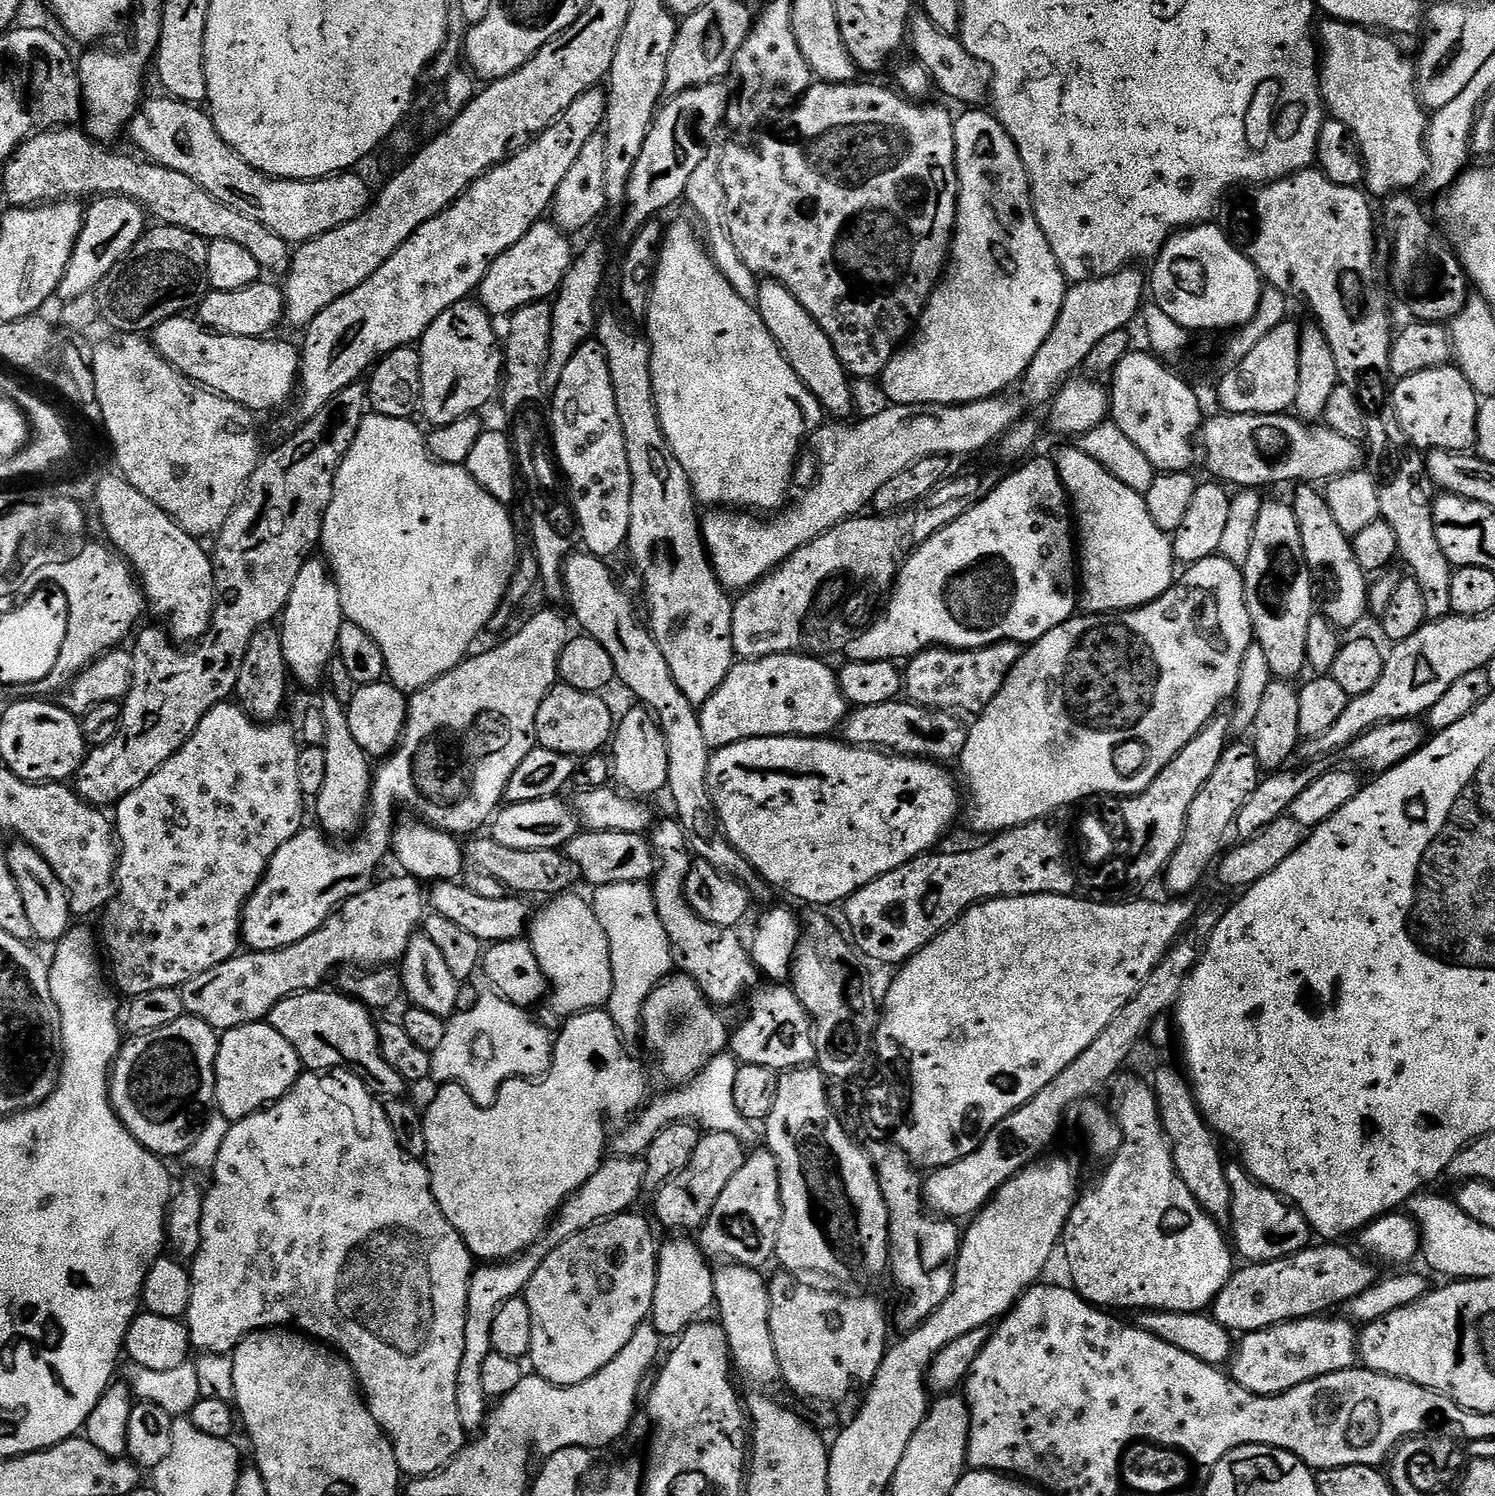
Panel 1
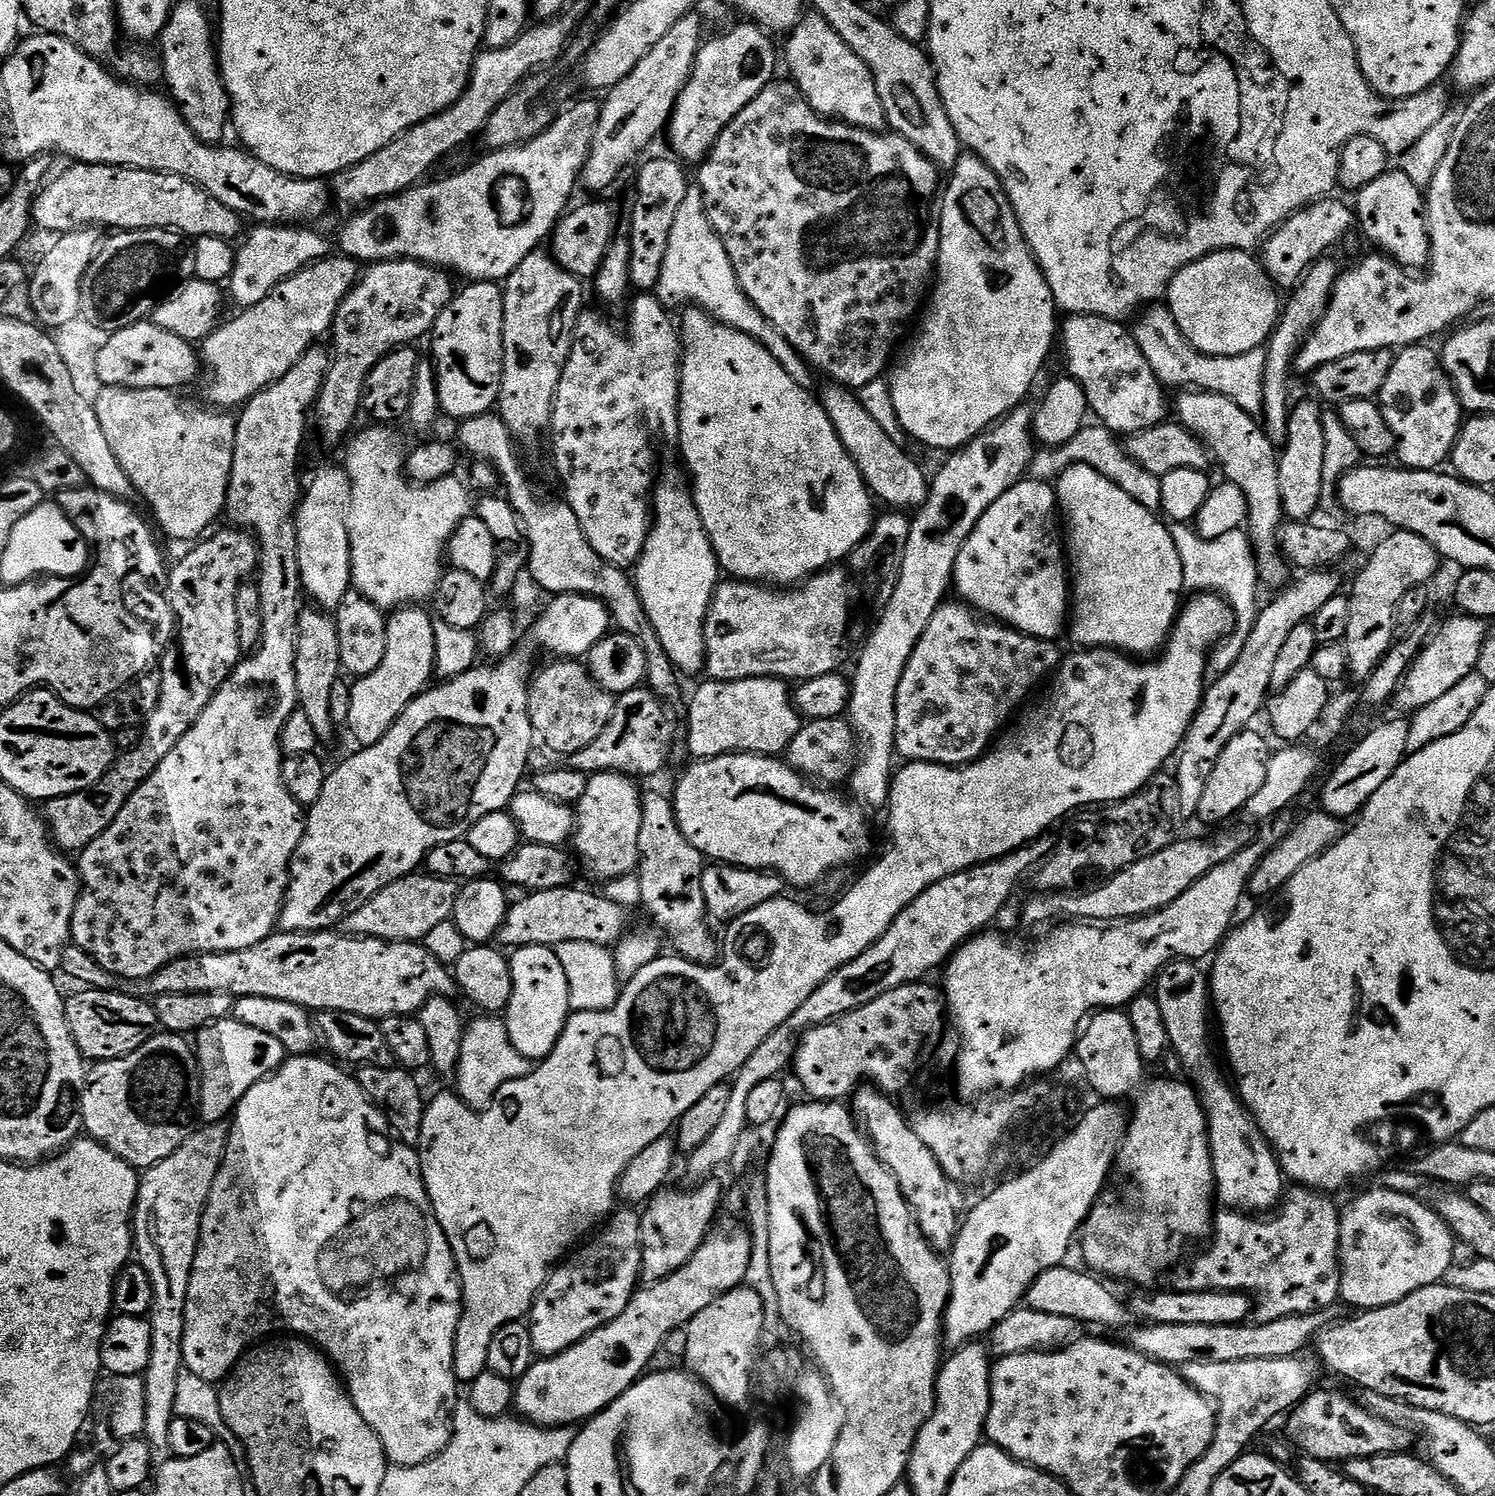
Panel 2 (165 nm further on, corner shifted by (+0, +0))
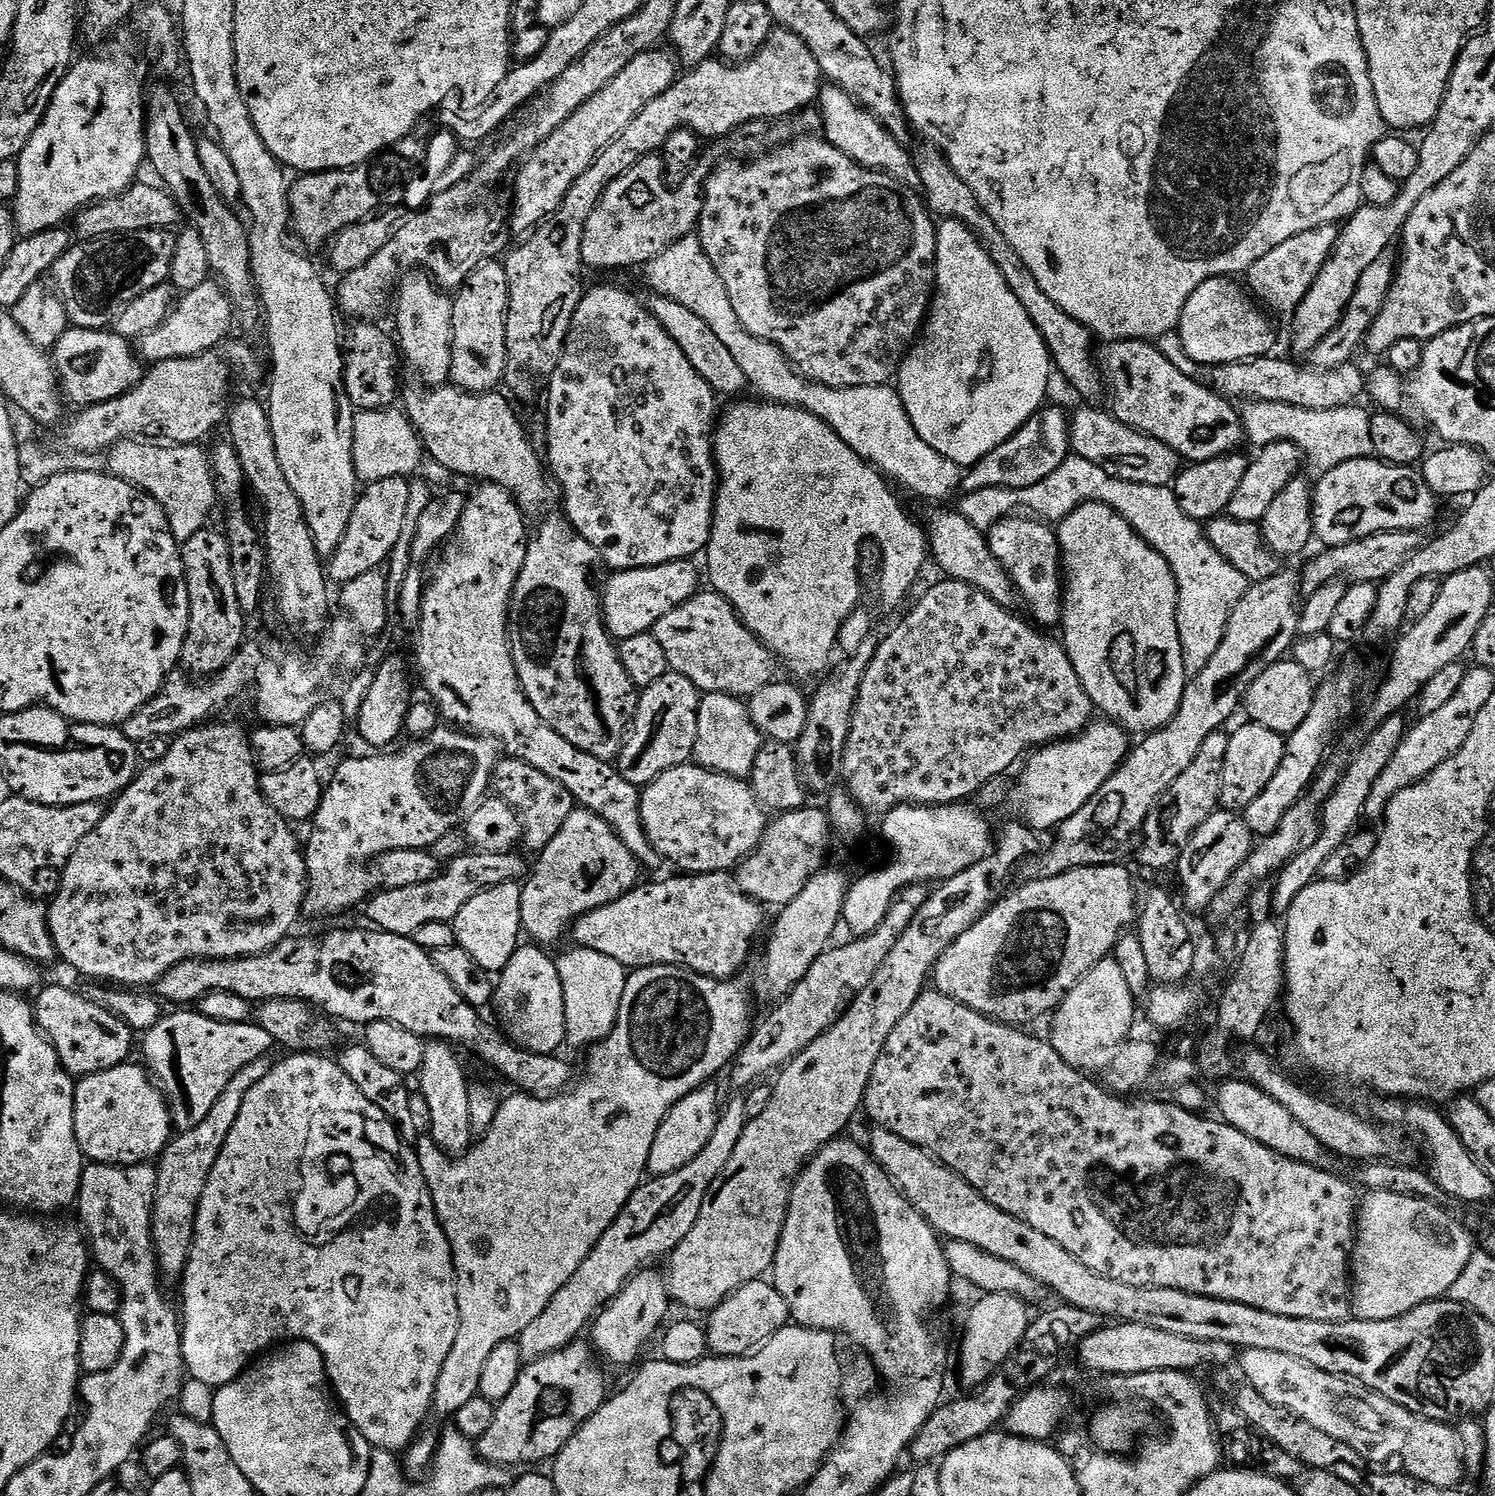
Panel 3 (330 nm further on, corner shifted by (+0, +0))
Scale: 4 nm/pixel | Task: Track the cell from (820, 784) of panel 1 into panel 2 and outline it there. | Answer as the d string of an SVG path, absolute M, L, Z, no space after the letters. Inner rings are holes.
M733 752L731 756L692 762L676 784L674 803L680 829L709 861L775 872L791 887L793 884L796 888L812 888L835 868L858 863L872 848L867 826L856 824L857 805L845 796L840 790L825 790L783 759Z

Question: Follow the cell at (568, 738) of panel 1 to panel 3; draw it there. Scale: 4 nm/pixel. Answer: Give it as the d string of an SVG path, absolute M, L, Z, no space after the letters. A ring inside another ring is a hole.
M557 514L557 516L546 517L528 537L526 560L522 562L522 572L518 574L518 582L514 582L514 590L508 603L508 649L512 651L512 661L520 689L526 694L530 706L534 706L534 710L538 710L538 718L542 718L542 722L546 722L546 726L550 726L550 730L554 730L554 734L562 734L562 738L566 738L566 742L570 742L570 746L576 746L578 750L584 750L586 754L592 754L599 760L612 762L619 756L620 747L624 745L624 738L628 735L631 722L636 717L640 692L636 684L630 682L630 674L626 674L626 670L622 670L617 641L609 636L608 627L604 625L602 588L599 583L596 585L596 571L599 568L602 568L602 561L598 550L594 550L594 546L590 546L590 542L586 542L586 538L582 538L582 534L576 532L575 526L571 524L567 516Z

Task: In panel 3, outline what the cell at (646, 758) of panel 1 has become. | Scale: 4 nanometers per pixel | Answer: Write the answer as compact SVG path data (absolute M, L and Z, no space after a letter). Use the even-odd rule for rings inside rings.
M579 806L573 807L570 818L562 822L562 830L554 834L537 860L520 889L522 932L533 945L558 943L579 916L614 902L638 884L636 856L626 850L622 838L598 813Z

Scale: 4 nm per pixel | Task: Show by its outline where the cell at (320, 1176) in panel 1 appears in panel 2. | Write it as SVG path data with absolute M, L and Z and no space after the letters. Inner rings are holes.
M309 1054L306 1056L289 1055L277 1072L272 1073L272 1075L268 1076L262 1082L258 1082L258 1086L250 1086L250 1090L246 1090L246 1098L242 1098L242 1102L236 1107L236 1111L231 1117L226 1154L222 1158L222 1166L214 1178L214 1186L210 1190L210 1198L206 1202L206 1210L204 1211L202 1226L200 1227L198 1254L194 1258L194 1270L190 1274L190 1290L186 1290L186 1334L182 1338L184 1367L187 1371L197 1375L198 1378L211 1382L220 1382L236 1367L236 1363L240 1361L240 1357L244 1355L245 1351L253 1347L257 1342L263 1341L273 1334L295 1334L297 1337L307 1338L317 1348L321 1349L324 1355L338 1369L339 1375L342 1377L348 1389L348 1393L352 1396L354 1406L358 1406L358 1414L362 1414L362 1418L366 1418L368 1425L378 1434L378 1438L382 1442L384 1452L388 1455L389 1461L392 1464L401 1464L402 1466L418 1466L422 1462L426 1462L430 1458L442 1454L452 1437L452 1413L454 1411L454 1405L458 1400L458 1397L456 1397L458 1381L454 1374L454 1346L456 1345L460 1316L464 1313L464 1302L460 1294L460 1273L456 1270L456 1259L452 1253L450 1242L446 1238L442 1226L438 1226L438 1218L432 1209L432 1203L430 1202L428 1191L422 1178L420 1157L417 1149L413 1145L403 1144L399 1138L393 1138L389 1135L390 1125L387 1115L381 1109L377 1108L369 1100L368 1095L361 1090L359 1079L355 1075L347 1076L343 1072L345 1069L339 1063L333 1062L331 1059L328 1060L323 1060L320 1054Z

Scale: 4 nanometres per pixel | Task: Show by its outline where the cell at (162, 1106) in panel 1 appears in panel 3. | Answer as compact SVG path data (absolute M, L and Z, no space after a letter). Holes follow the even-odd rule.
M132 1063L85 1076L77 1083L74 1130L80 1149L93 1164L147 1164L159 1157L174 1135L163 1092L139 1063Z

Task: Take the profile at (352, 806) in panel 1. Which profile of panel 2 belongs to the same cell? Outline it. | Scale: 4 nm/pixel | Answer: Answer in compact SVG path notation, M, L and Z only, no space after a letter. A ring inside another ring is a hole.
M305 607L300 613L298 622L298 662L296 663L298 708L310 717L310 722L321 742L327 742L338 728L338 721L332 717L330 694L334 694L334 686L341 683L341 680L336 621L327 611L319 607Z

